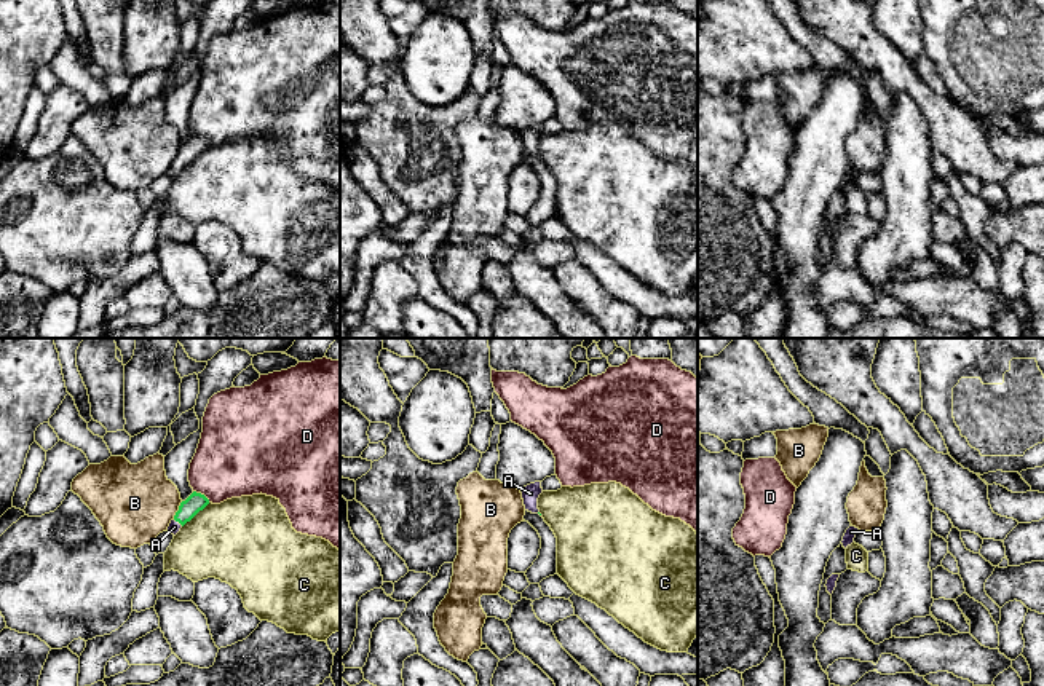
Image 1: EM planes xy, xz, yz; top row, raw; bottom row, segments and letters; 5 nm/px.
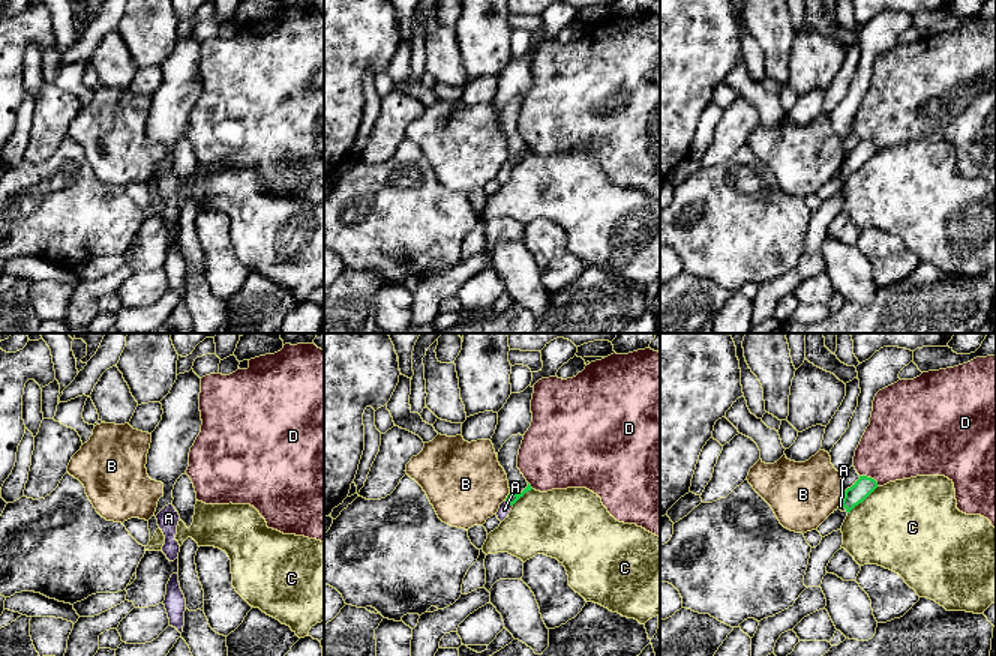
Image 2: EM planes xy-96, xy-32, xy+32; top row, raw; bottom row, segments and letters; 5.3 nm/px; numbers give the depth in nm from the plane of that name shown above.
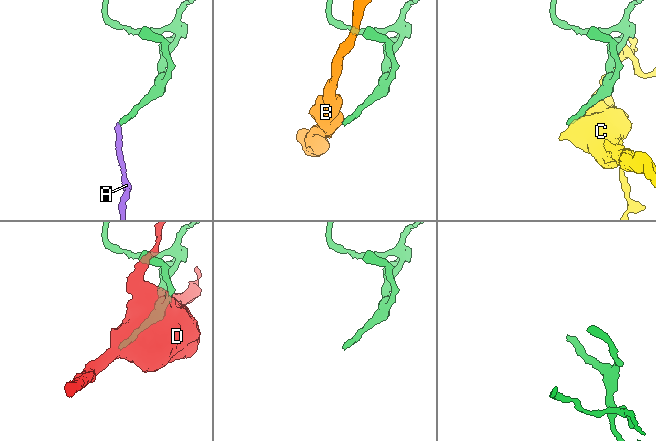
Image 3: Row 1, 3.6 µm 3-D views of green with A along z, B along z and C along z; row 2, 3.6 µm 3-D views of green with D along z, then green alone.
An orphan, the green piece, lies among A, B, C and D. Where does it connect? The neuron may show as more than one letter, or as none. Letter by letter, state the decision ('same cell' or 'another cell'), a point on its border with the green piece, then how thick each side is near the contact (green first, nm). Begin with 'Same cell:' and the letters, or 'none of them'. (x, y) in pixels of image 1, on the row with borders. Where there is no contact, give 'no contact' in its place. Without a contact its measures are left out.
Same cell: A
A: same cell | xy (179, 522) | 90/70 nm
B: another cell | xy (177, 511) | 90/400 nm
C: another cell | xy (195, 514) | 90/420 nm
D: another cell | xy (200, 493) | 90/380 nm

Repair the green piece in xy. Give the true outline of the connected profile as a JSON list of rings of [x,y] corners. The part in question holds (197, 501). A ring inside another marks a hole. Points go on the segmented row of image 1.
[[[193,491],[185,501],[180,503],[179,511],[176,512],[174,518],[168,526],[168,531],[176,536],[180,528],[208,504],[209,499],[204,495]]]

